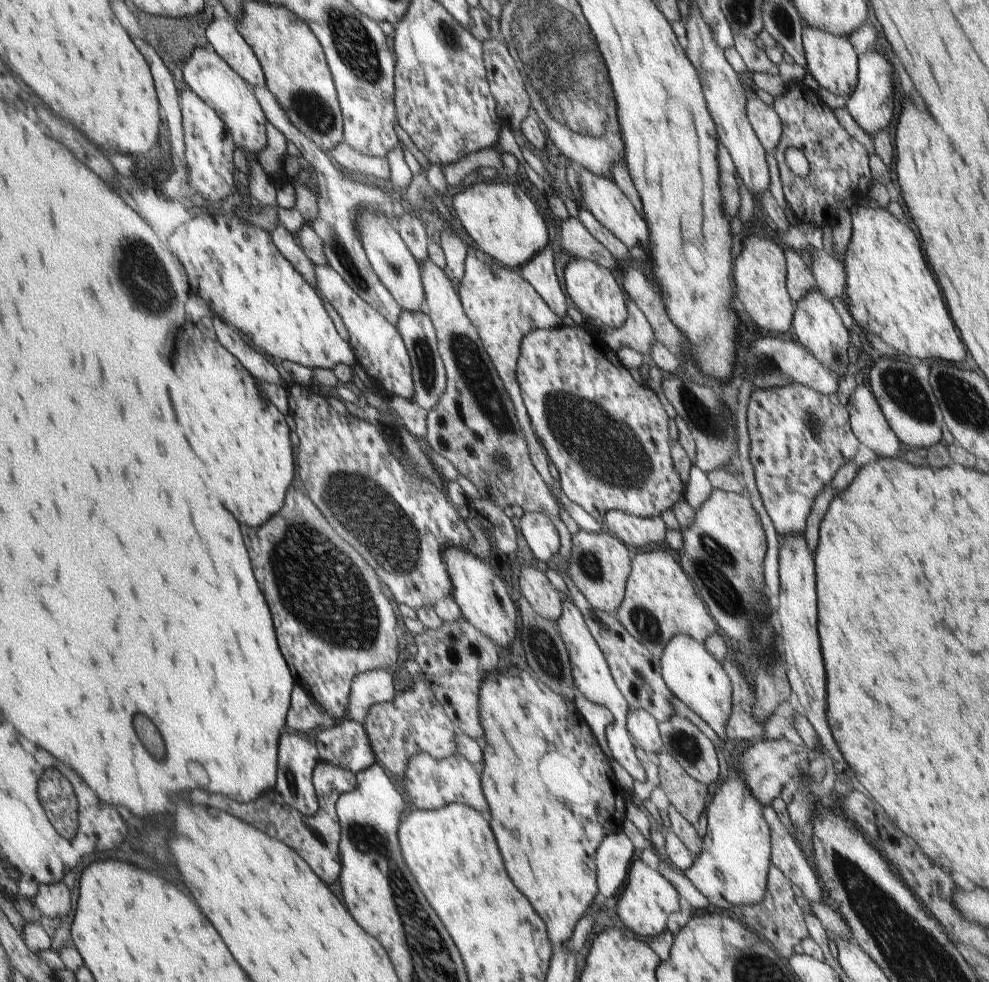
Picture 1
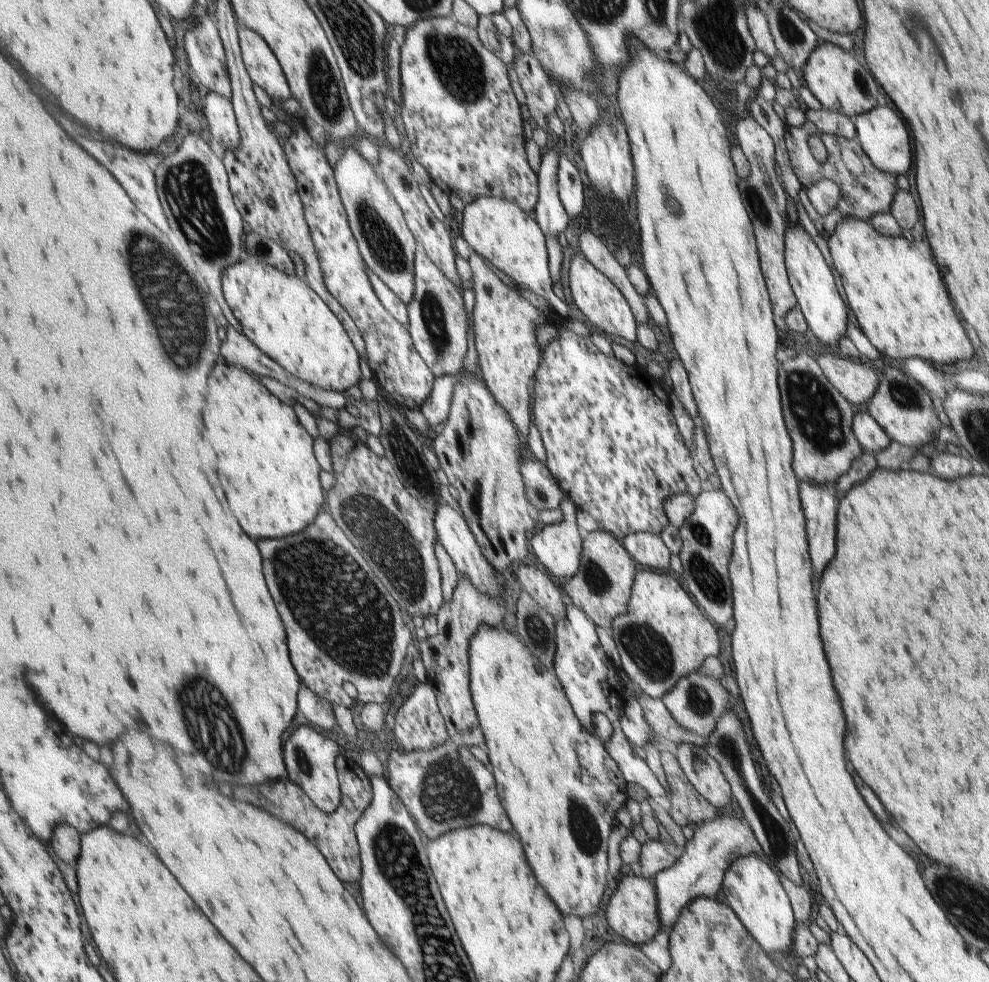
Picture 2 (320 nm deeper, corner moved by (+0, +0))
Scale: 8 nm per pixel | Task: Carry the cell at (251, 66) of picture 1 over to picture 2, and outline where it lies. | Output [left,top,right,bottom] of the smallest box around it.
[239,23,293,99]

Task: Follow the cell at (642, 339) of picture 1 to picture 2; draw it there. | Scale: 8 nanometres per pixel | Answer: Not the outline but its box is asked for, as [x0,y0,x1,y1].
[579,232,648,323]

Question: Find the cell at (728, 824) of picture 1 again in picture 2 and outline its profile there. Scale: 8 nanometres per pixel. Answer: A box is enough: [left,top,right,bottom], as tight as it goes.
[721,853,794,955]

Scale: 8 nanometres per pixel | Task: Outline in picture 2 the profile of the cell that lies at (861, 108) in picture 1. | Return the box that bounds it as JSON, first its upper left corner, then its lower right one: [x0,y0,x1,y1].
[851,105,911,174]

